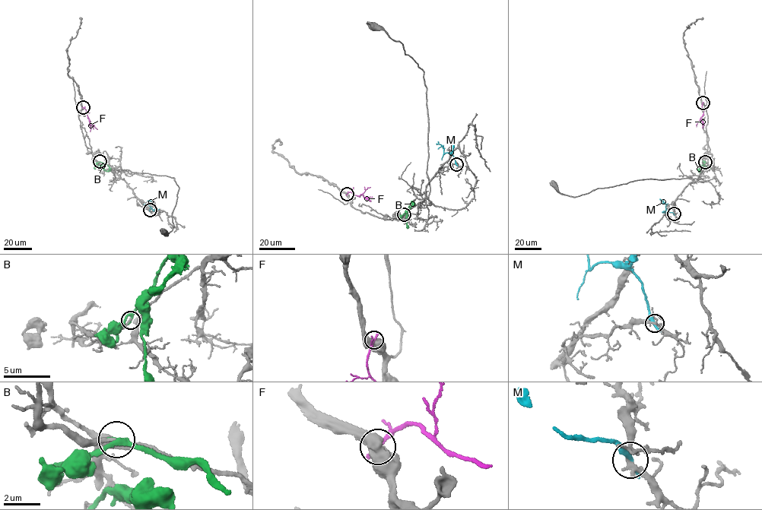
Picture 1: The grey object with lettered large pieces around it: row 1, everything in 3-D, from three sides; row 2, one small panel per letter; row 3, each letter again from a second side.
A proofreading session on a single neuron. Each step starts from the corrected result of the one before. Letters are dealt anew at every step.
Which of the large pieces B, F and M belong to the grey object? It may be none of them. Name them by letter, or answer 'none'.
B

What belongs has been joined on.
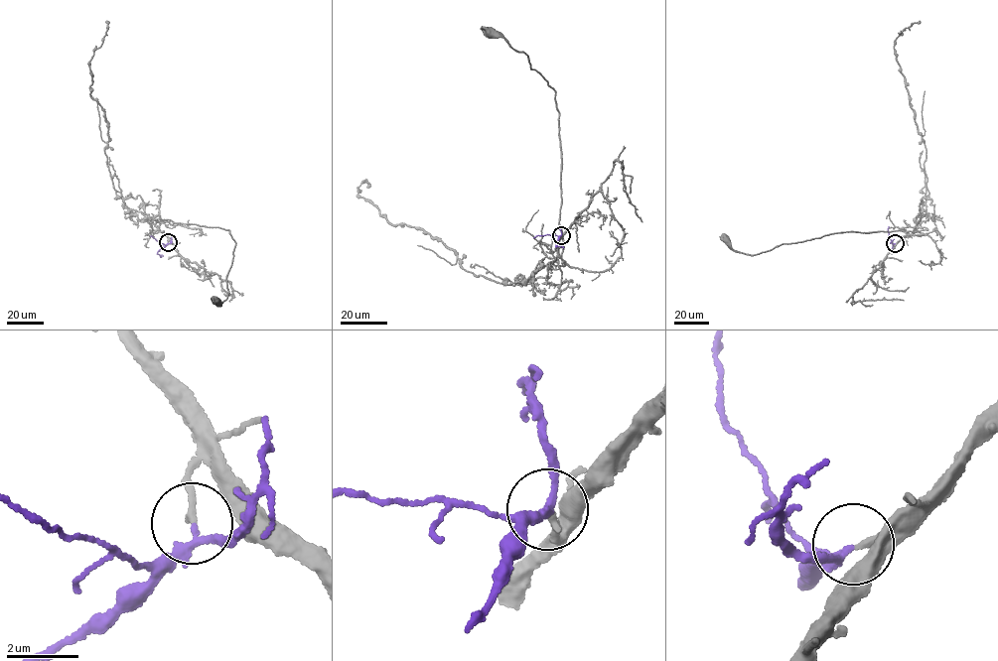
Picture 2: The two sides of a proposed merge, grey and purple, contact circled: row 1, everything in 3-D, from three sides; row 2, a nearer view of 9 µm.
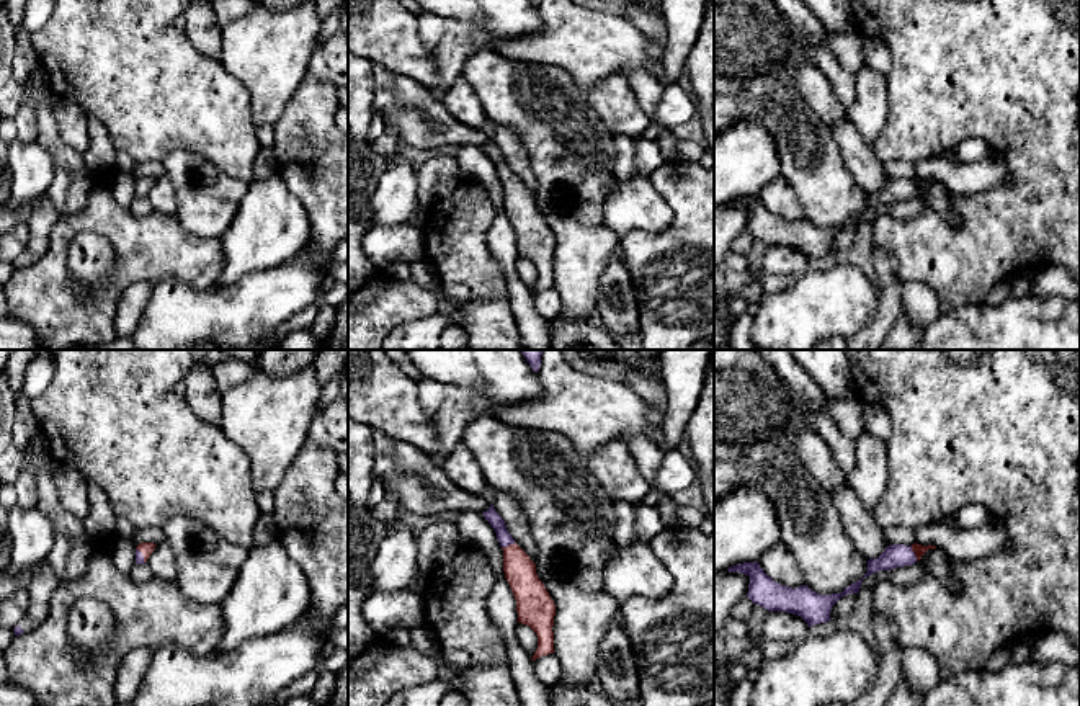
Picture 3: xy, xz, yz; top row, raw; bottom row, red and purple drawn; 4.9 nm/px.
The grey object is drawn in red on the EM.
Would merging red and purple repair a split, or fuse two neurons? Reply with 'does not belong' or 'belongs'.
belongs

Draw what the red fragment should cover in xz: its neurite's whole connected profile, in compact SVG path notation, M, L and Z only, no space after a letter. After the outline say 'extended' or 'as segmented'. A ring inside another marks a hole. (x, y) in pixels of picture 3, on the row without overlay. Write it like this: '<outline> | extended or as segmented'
M492 137L482 149L495 163L503 183L503 206L516 234L518 257L529 260L538 270L538 283L531 294L554 288L556 239L536 208L536 198L515 176Z | extended

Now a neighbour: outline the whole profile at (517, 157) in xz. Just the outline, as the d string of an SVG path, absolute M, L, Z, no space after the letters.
M500 123L489 124L489 134L493 139L495 145L505 155L505 160L515 176L529 190L529 193L536 194L536 176L531 165L531 159L520 137L507 126Z

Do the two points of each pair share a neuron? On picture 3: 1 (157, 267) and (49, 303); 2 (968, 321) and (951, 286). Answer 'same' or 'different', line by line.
1: same
2: different

